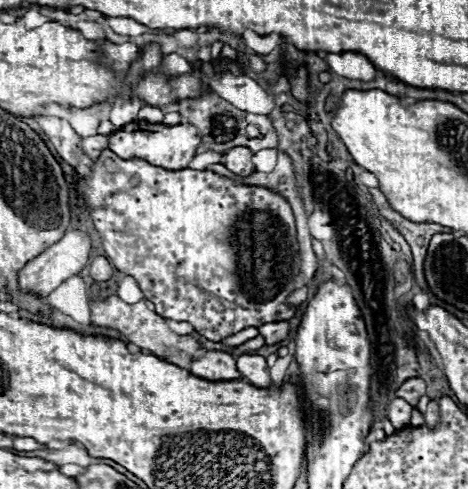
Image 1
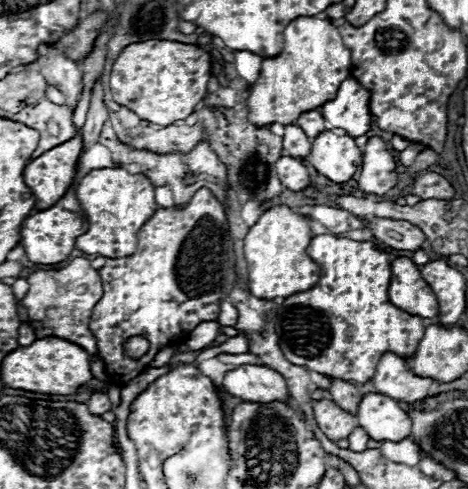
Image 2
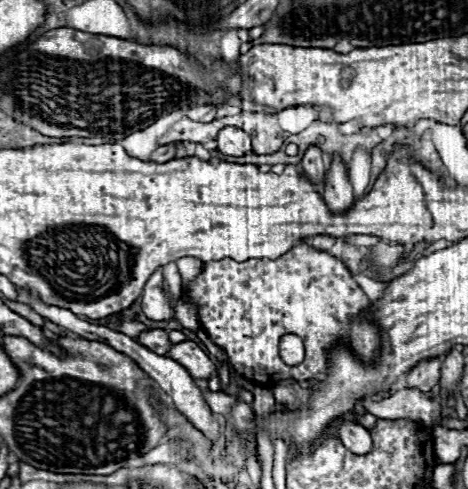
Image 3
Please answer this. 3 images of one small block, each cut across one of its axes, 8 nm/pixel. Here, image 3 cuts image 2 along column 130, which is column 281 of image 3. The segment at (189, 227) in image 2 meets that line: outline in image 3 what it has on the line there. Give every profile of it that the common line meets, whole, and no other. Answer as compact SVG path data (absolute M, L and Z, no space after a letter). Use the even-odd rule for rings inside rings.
M298 240L294 248L290 248L286 254L278 256L276 260L250 258L246 262L234 262L230 258L222 258L222 260L204 262L202 272L192 282L186 284L184 298L196 304L198 316L202 320L202 328L206 330L206 334L216 346L222 346L234 370L242 374L246 380L252 380L256 384L272 384L274 378L276 382L286 378L314 380L320 372L322 374L328 372L328 364L326 364L328 350L344 336L350 336L352 346L356 344L354 352L358 358L368 362L378 356L378 348L380 348L378 328L368 320L358 318L370 306L368 296L354 282L352 274L340 260L336 260L324 250L316 250L314 246L308 244L308 240ZM284 334L296 334L304 340L306 358L298 366L284 364L278 354L278 344Z

